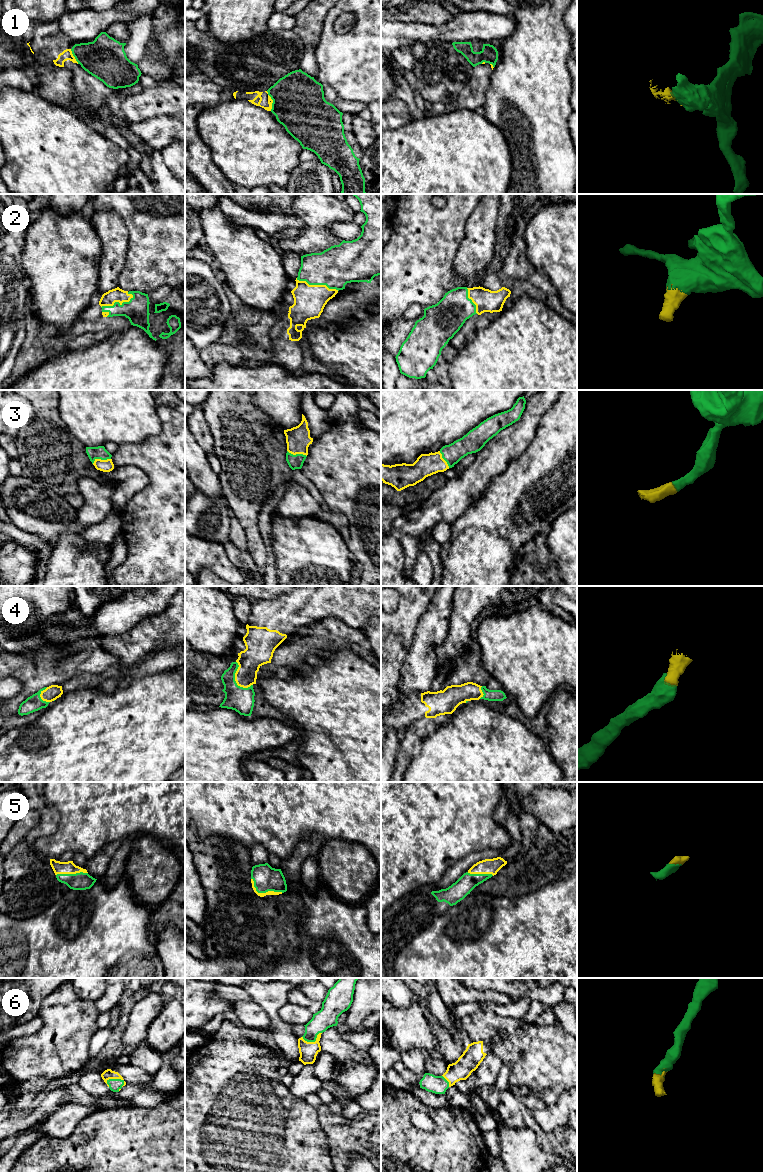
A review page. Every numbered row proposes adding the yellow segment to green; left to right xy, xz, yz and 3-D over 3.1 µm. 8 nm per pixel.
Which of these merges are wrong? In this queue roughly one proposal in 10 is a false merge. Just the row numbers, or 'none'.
1

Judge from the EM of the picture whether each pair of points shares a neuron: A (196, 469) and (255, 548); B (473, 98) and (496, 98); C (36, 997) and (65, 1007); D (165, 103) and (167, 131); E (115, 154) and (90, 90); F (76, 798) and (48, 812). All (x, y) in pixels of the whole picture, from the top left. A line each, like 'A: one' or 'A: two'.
A: two
B: two
C: two
D: two
E: two
F: two

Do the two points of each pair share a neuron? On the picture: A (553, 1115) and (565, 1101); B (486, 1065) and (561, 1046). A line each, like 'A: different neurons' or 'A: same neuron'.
A: same neuron
B: different neurons

